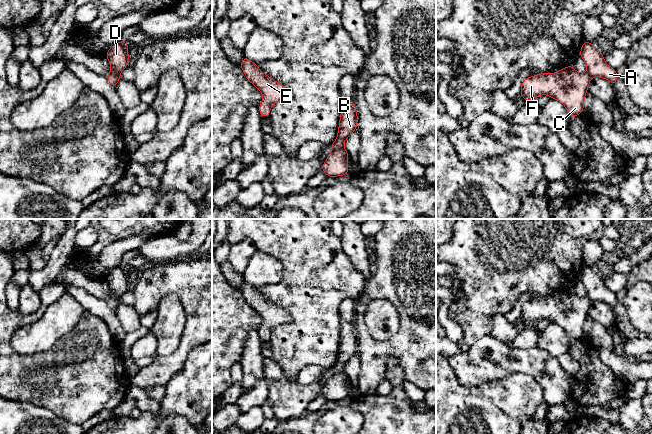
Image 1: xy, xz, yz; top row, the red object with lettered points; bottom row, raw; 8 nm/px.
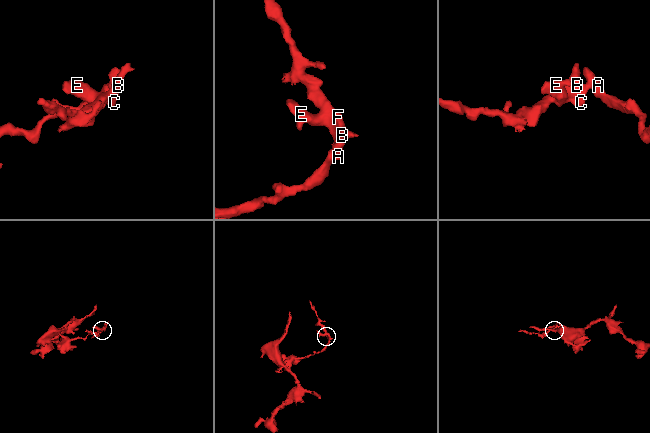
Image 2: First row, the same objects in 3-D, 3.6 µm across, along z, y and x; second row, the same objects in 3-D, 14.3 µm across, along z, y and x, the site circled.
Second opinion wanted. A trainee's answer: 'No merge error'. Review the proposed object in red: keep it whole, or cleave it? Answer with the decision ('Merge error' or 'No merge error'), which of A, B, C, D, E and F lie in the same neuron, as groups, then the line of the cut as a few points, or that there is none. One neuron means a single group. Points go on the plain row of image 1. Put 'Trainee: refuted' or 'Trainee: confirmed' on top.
Trainee: refuted
Merge error. Groups: A D / B C E F. Split along xz (343, 371), (333, 374)

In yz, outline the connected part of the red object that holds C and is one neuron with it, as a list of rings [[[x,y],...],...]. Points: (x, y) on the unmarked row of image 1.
[[[569,289],[556,297],[540,297],[526,302],[519,320],[530,325],[541,319],[549,319],[565,330],[572,343],[583,337],[591,302],[588,296],[580,297]]]

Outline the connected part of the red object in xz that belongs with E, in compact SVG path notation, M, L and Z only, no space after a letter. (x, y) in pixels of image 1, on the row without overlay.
M243 281L239 289L247 304L263 319L263 323L258 330L262 341L269 341L271 330L274 327L291 321L291 316L284 309L264 298L254 286Z

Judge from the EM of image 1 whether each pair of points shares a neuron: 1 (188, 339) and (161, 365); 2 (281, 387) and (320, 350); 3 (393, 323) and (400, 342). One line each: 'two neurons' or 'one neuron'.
1: one neuron
2: two neurons
3: two neurons

